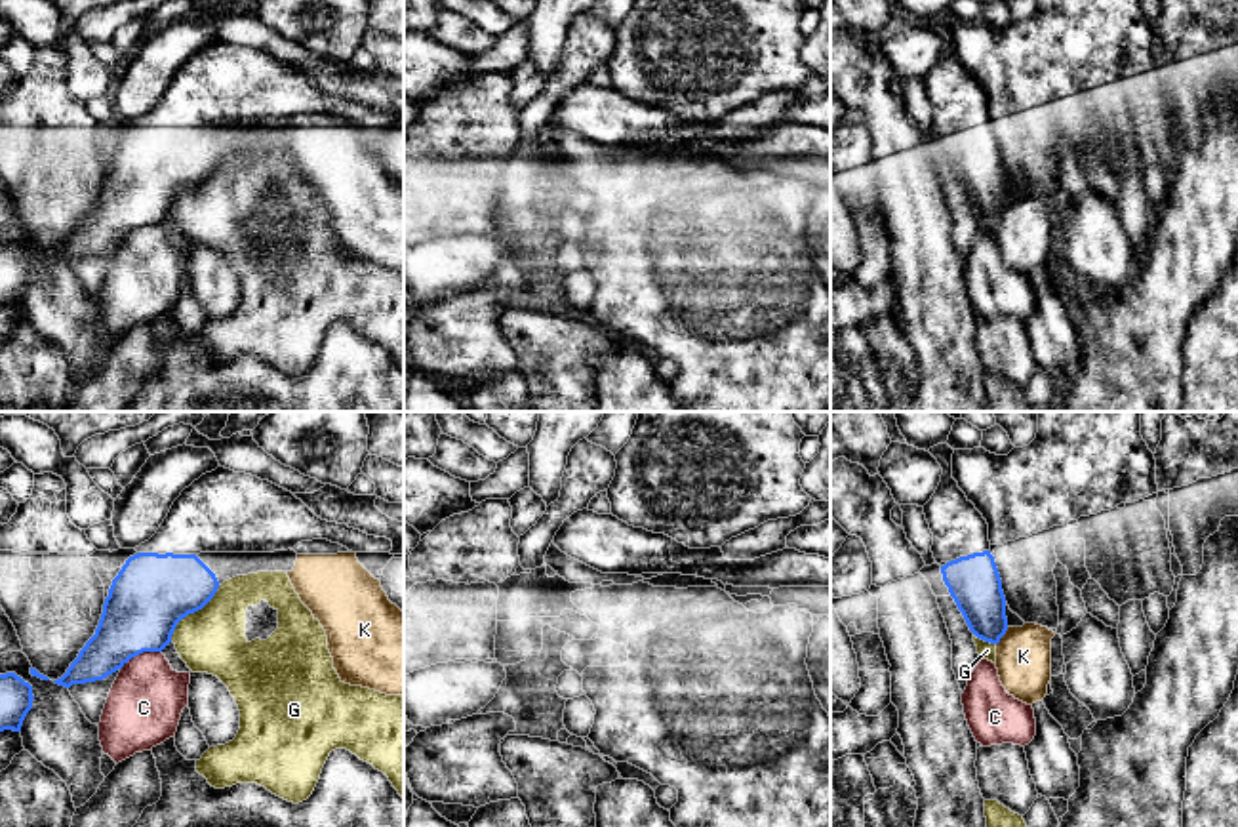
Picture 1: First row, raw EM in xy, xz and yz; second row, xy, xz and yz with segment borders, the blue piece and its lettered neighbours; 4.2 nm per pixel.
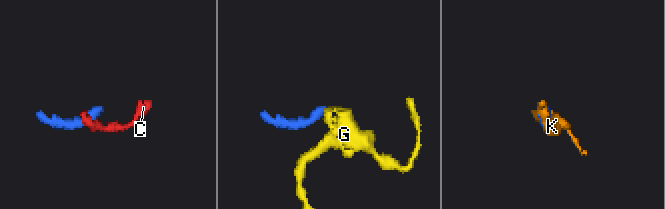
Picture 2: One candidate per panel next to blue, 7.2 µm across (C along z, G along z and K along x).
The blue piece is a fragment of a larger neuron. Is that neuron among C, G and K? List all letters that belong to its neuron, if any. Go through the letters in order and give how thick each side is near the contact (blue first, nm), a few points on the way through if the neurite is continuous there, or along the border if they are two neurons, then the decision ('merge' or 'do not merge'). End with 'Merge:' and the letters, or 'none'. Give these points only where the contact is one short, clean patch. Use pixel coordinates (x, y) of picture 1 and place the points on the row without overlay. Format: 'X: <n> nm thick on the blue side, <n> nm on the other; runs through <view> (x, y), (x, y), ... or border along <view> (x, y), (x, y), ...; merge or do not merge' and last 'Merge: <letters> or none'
C: 320 nm thick on the blue side, 320 nm on the other; do not merge
G: 320 nm thick on the blue side, 280 nm on the other; border along xy (219, 159), (200, 181), (189, 185), (178, 197), (170, 214); do not merge
K: 220 nm thick on the blue side, 240 nm on the other; do not merge
Merge: none

